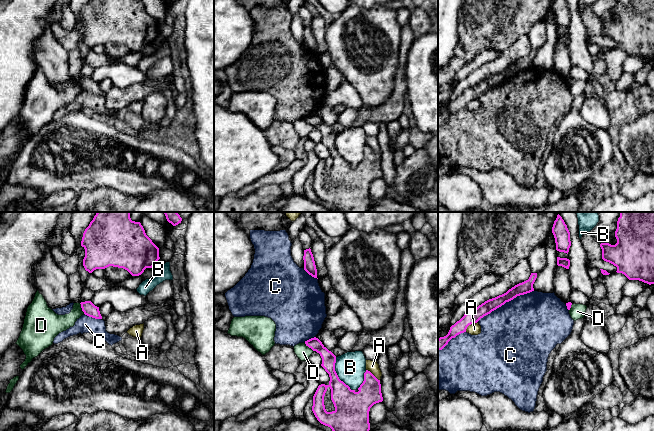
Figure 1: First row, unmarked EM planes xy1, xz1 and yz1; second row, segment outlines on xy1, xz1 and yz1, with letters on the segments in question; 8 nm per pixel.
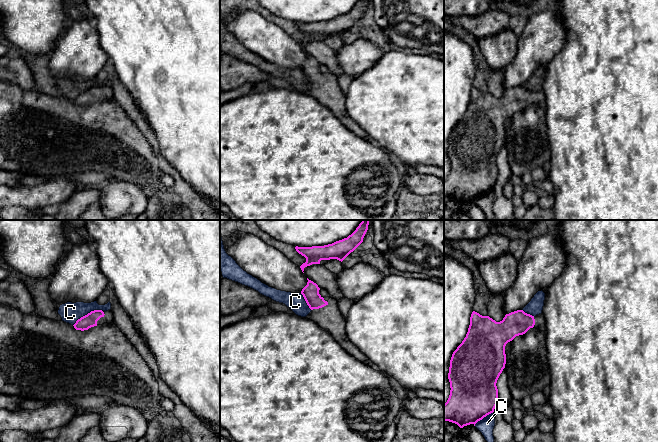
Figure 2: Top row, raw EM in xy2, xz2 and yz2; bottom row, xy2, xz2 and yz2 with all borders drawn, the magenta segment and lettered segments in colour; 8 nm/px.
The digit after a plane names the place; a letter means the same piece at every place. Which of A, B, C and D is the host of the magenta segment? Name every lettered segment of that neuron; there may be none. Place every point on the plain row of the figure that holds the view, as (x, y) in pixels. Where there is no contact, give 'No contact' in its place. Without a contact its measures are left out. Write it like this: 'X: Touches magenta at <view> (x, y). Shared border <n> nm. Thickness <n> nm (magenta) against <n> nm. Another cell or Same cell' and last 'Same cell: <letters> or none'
A: Touches magenta at yz1 (470, 100). Shared border 130 nm. Thickness 110 nm (magenta) against 100 nm. Another cell
B: Touches magenta at xz1 (337, 151). Shared border 320 nm. Thickness 220 nm (magenta) against 240 nm. Another cell
C: Touches magenta at yz1 (505, 78). Shared border 500 nm. Thickness 100 nm (magenta) against 480 nm. Another cell
D: Touches magenta at xy1 (81, 83). Shared border 100 nm. Thickness 110 nm (magenta) against 160 nm. Another cell
Same cell: none

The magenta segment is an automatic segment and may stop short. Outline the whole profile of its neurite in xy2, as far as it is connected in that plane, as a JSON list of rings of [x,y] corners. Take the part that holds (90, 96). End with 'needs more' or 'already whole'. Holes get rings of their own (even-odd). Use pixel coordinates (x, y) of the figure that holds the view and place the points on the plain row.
[[[94,86],[78,95],[73,102],[76,106],[84,107],[104,99],[111,100],[113,97],[114,91],[111,86],[105,89],[102,86]]]; needs more

